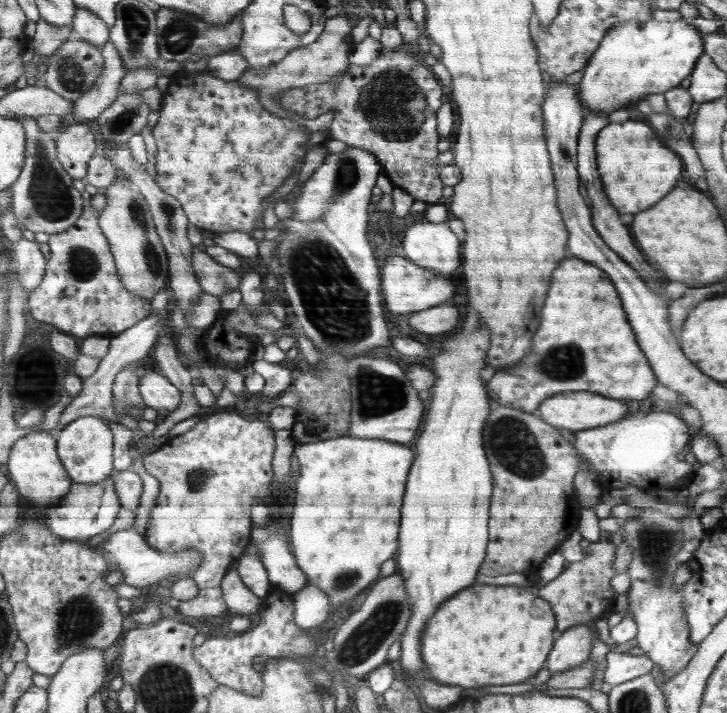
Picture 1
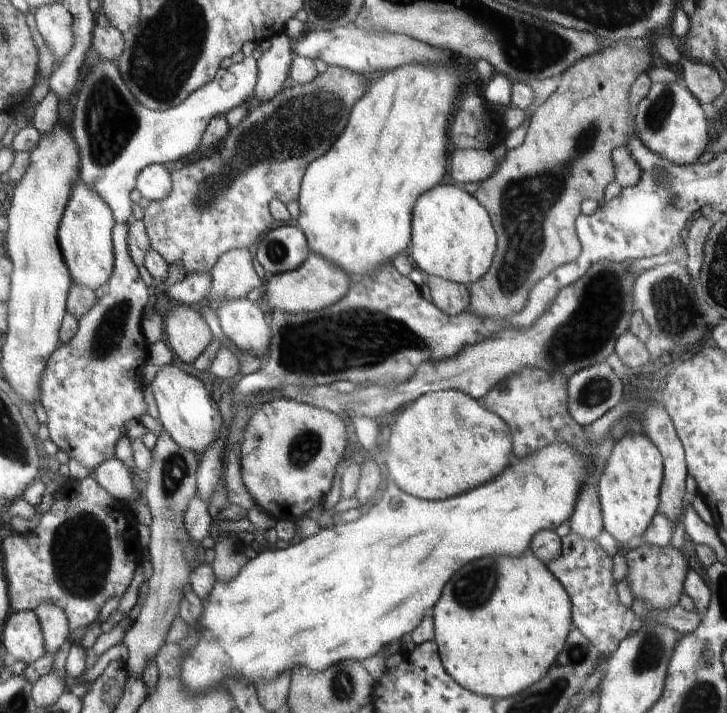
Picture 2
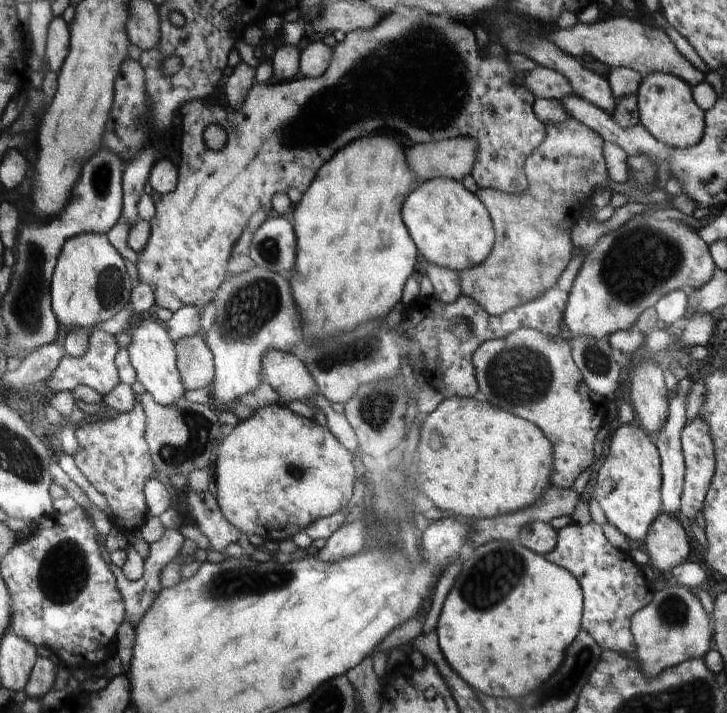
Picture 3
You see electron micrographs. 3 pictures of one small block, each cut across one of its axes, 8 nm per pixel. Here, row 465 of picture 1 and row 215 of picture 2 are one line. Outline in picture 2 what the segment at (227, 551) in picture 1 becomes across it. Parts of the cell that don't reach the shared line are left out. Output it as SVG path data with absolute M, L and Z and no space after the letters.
M328 66L326 71L322 74L317 74L310 82L306 84L297 83L287 83L276 96L268 99L268 102L255 103L254 109L250 111L234 128L229 128L228 134L226 134L224 140L220 142L218 146L218 151L212 157L202 157L198 159L193 164L189 164L178 170L172 171L170 173L170 178L172 182L172 192L170 196L164 200L151 201L146 208L143 208L144 216L144 226L151 244L151 249L154 252L160 254L164 260L168 263L168 266L177 264L185 272L186 276L188 274L194 274L194 272L211 272L217 262L221 260L229 250L242 248L242 250L254 250L254 246L260 246L262 238L274 230L277 225L274 220L274 216L270 214L270 202L274 199L278 199L280 202L285 204L288 201L293 202L297 200L301 192L301 181L304 180L306 169L309 168L310 162L324 156L332 144L338 140L340 132L346 128L346 124L349 122L348 116L352 112L356 102L360 98L364 97L366 92L368 92L369 83L371 78L366 76L360 76L360 74L354 74L350 70L344 70L344 68L338 68L338 66Z

